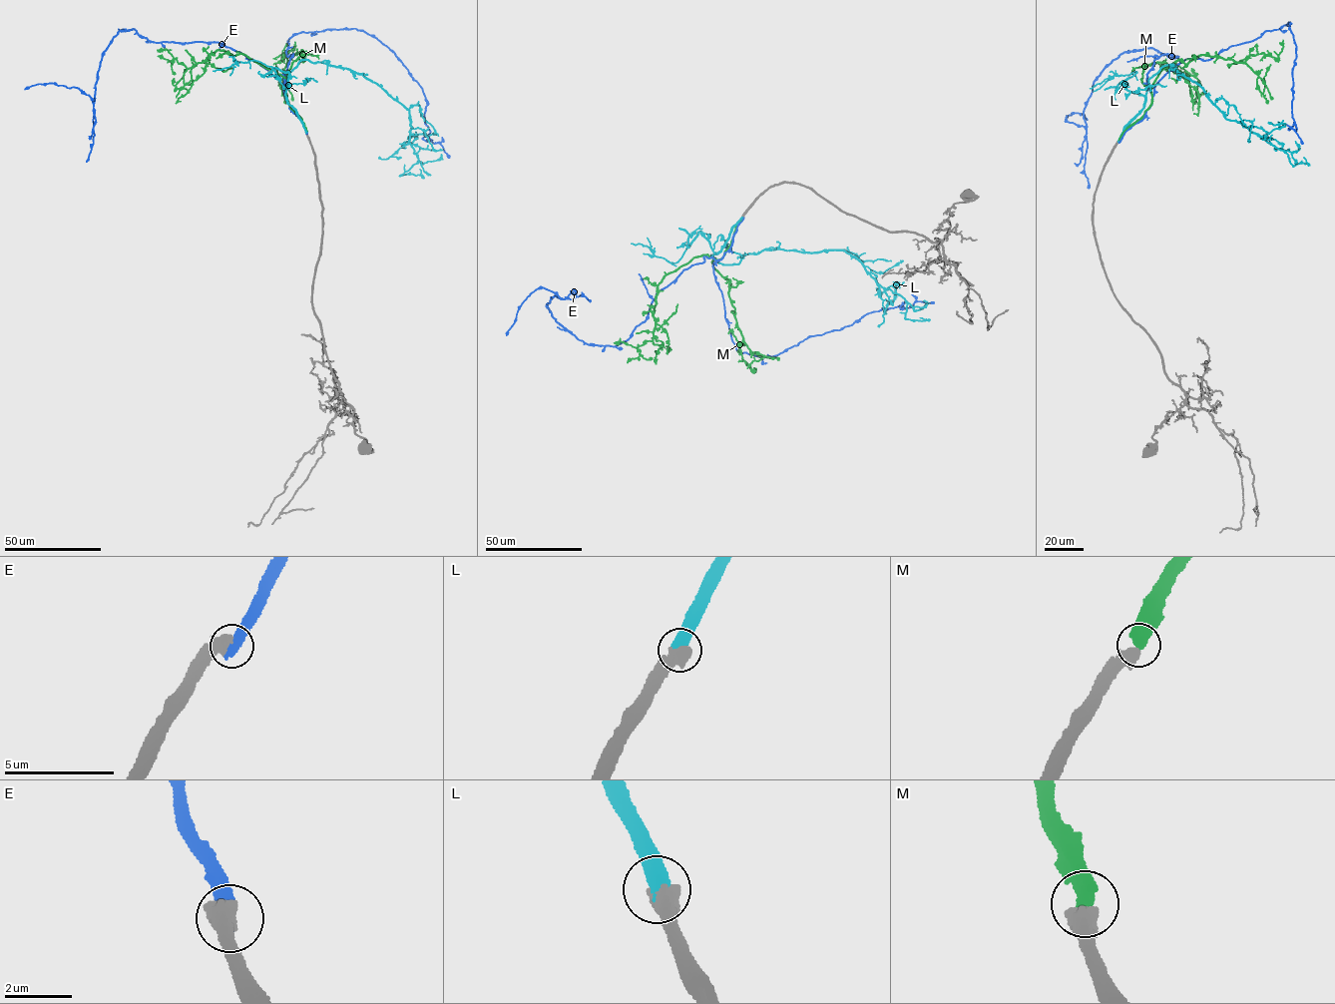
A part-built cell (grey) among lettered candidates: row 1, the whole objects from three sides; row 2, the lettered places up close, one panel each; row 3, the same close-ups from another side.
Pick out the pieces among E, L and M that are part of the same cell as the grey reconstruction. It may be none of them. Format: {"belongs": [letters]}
{"belongs": ["L"]}

